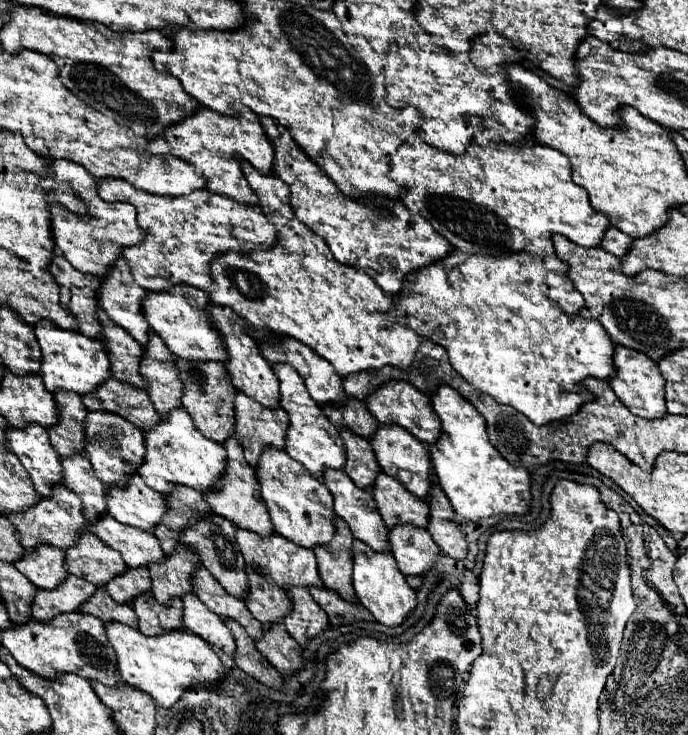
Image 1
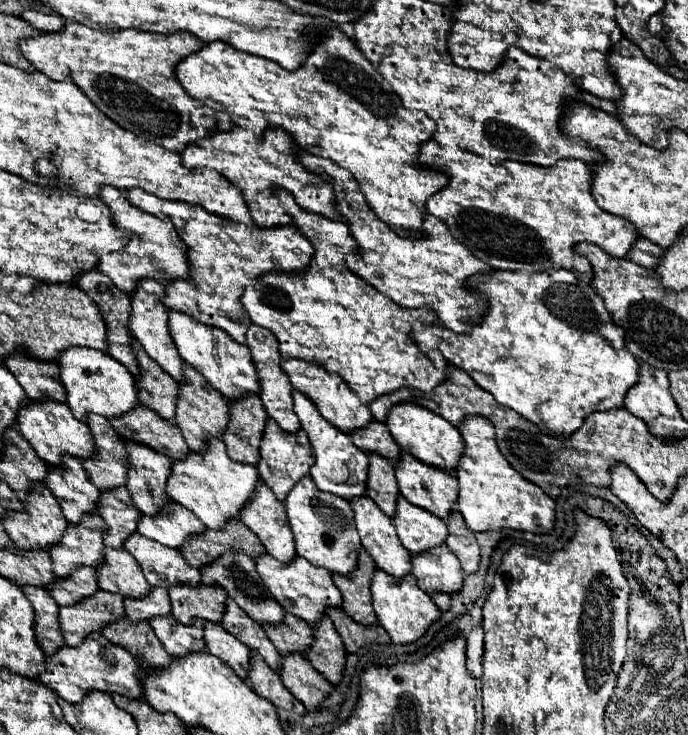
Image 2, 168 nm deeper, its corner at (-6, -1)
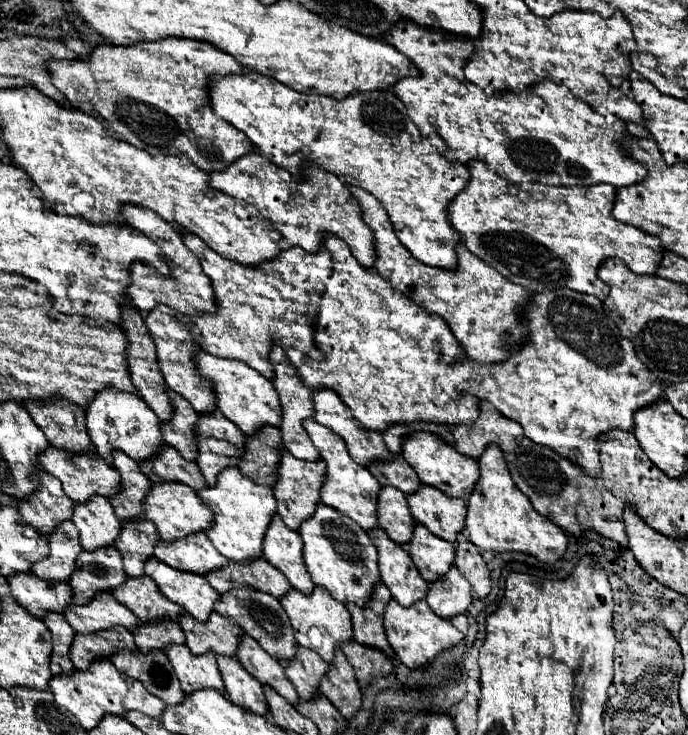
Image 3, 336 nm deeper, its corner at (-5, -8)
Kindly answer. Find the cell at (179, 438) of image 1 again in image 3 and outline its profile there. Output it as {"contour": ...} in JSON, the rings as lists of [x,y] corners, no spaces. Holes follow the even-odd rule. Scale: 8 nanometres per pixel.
{"contour":[[[227,468],[217,476],[217,486],[201,490],[199,498],[215,514],[215,524],[207,530],[207,538],[225,558],[247,564],[263,556],[263,538],[275,516],[275,496],[269,486],[251,482],[237,468]]]}

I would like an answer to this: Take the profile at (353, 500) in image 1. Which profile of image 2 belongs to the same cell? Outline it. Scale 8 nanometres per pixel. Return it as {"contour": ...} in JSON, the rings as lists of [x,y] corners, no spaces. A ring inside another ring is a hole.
{"contour":[[[362,495],[360,499],[352,499],[350,507],[354,511],[354,523],[356,523],[356,529],[360,533],[362,547],[370,553],[376,567],[380,567],[382,571],[386,571],[386,573],[390,573],[394,577],[408,575],[412,571],[412,563],[410,563],[412,553],[400,543],[400,539],[396,535],[396,529],[392,525],[392,519],[388,515],[384,515],[380,511],[380,507],[376,507],[376,503],[372,503],[372,499],[366,497],[366,495]]]}

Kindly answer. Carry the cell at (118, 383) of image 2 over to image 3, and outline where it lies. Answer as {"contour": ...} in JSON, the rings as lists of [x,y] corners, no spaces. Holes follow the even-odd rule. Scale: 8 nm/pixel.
{"contour":[[[105,388],[95,396],[95,400],[89,404],[85,414],[87,414],[87,430],[97,448],[97,454],[103,456],[111,466],[113,466],[111,450],[123,450],[129,458],[141,462],[143,458],[151,458],[151,454],[155,454],[159,446],[163,446],[163,438],[159,438],[161,420],[139,396]]]}

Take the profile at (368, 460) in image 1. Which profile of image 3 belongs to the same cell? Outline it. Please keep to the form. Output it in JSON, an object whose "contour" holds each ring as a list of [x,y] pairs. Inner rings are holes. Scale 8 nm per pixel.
{"contour":[[[391,486],[381,488],[379,494],[379,526],[399,546],[411,542],[415,520],[411,518],[405,494]]]}

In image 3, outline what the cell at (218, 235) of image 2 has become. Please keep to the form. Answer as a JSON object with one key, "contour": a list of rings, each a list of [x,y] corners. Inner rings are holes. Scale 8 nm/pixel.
{"contour":[[[183,232],[183,238],[187,248],[201,260],[217,296],[217,314],[197,316],[195,324],[191,324],[191,328],[197,328],[201,334],[201,348],[205,352],[219,358],[241,360],[269,380],[275,378],[273,364],[269,362],[275,340],[304,351],[311,359],[318,360],[322,356],[315,346],[315,314],[319,314],[319,298],[333,272],[331,254],[325,248],[317,254],[309,254],[295,246],[271,262],[249,268],[219,256],[195,234]]]}

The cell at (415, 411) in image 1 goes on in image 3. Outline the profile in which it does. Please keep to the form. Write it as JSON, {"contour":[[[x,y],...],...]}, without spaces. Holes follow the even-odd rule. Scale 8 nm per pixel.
{"contour":[[[417,432],[413,438],[407,438],[403,442],[403,458],[413,466],[413,470],[417,472],[423,484],[441,490],[451,498],[463,498],[471,494],[475,482],[479,480],[479,464],[473,462],[473,458],[459,454],[455,448],[447,446],[445,442],[441,442],[437,436],[429,432]]]}

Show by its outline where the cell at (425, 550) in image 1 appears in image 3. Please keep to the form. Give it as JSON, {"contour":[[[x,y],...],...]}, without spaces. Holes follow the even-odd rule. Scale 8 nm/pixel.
{"contour":[[[455,566],[447,572],[445,578],[429,584],[427,604],[441,618],[449,620],[457,614],[463,614],[471,602],[473,602],[471,584],[459,574]]]}

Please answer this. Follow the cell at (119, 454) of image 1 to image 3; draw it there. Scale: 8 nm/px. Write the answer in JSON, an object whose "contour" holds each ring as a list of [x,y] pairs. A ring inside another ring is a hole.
{"contour":[[[179,482],[153,484],[145,500],[145,516],[151,518],[151,522],[157,526],[161,534],[161,540],[167,540],[167,542],[185,538],[187,534],[205,532],[207,526],[211,526],[211,510],[203,506],[201,498],[189,486],[179,484]]]}

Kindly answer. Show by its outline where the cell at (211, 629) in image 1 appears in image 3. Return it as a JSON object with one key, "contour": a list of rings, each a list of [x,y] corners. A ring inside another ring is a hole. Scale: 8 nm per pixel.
{"contour":[[[217,658],[217,662],[219,662],[219,670],[223,676],[229,700],[241,708],[251,710],[253,714],[259,714],[265,718],[269,708],[267,708],[267,700],[263,694],[263,686],[255,678],[251,678],[251,674],[247,674],[247,670],[243,670],[239,660]]]}

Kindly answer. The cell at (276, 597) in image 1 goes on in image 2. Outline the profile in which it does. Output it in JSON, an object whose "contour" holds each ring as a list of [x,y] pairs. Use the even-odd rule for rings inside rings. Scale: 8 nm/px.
{"contour":[[[284,613],[284,623],[278,627],[272,627],[270,623],[262,625],[268,633],[268,639],[274,643],[274,647],[284,655],[292,651],[304,653],[308,645],[312,645],[312,629],[302,619],[296,619],[292,613]]]}

